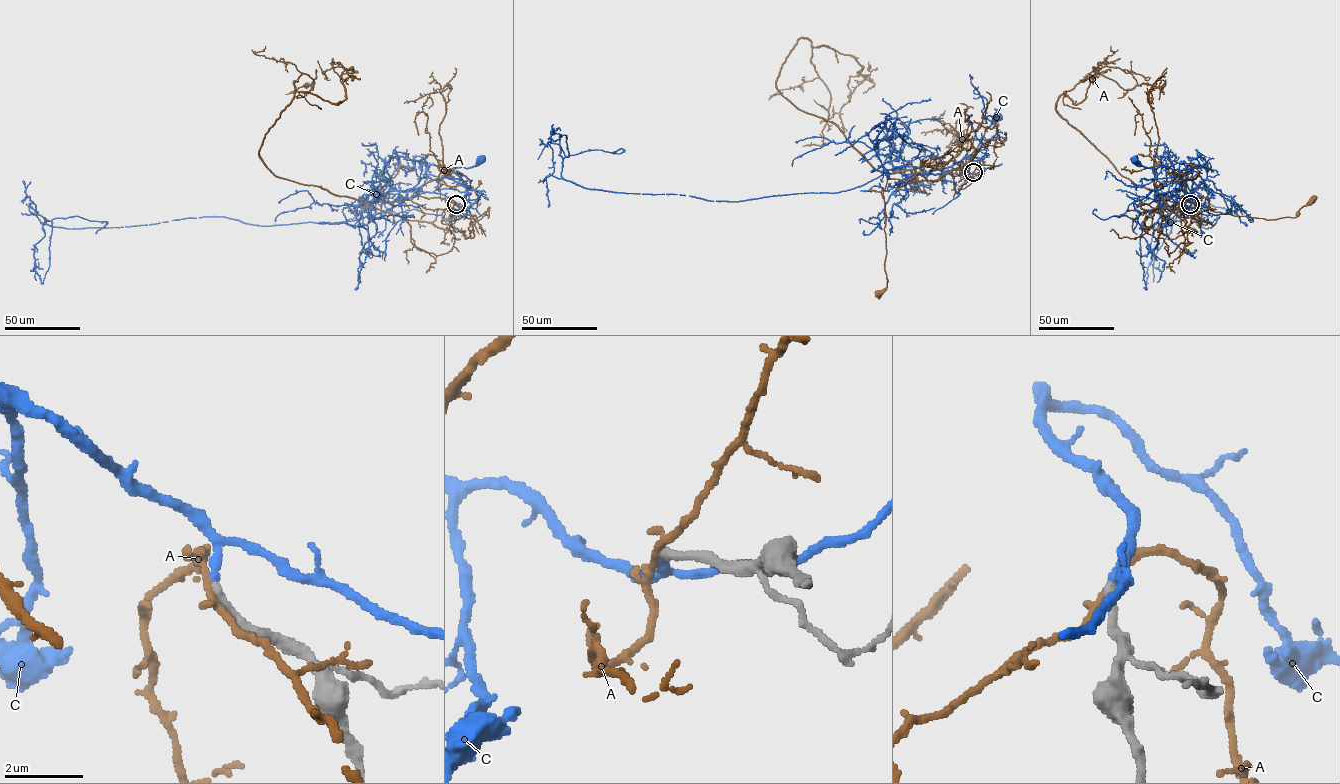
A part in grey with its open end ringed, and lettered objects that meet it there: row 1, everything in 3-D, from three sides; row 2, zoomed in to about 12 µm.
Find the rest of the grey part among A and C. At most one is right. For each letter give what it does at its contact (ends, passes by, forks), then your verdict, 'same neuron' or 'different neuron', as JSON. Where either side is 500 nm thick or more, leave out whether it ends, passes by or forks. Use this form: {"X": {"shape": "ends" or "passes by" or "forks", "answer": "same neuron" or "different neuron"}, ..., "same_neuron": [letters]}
{"A": {"shape": "passes by", "answer": "different neuron"}, "C": {"shape": "ends", "answer": "same neuron"}, "same_neuron": ["C"]}

